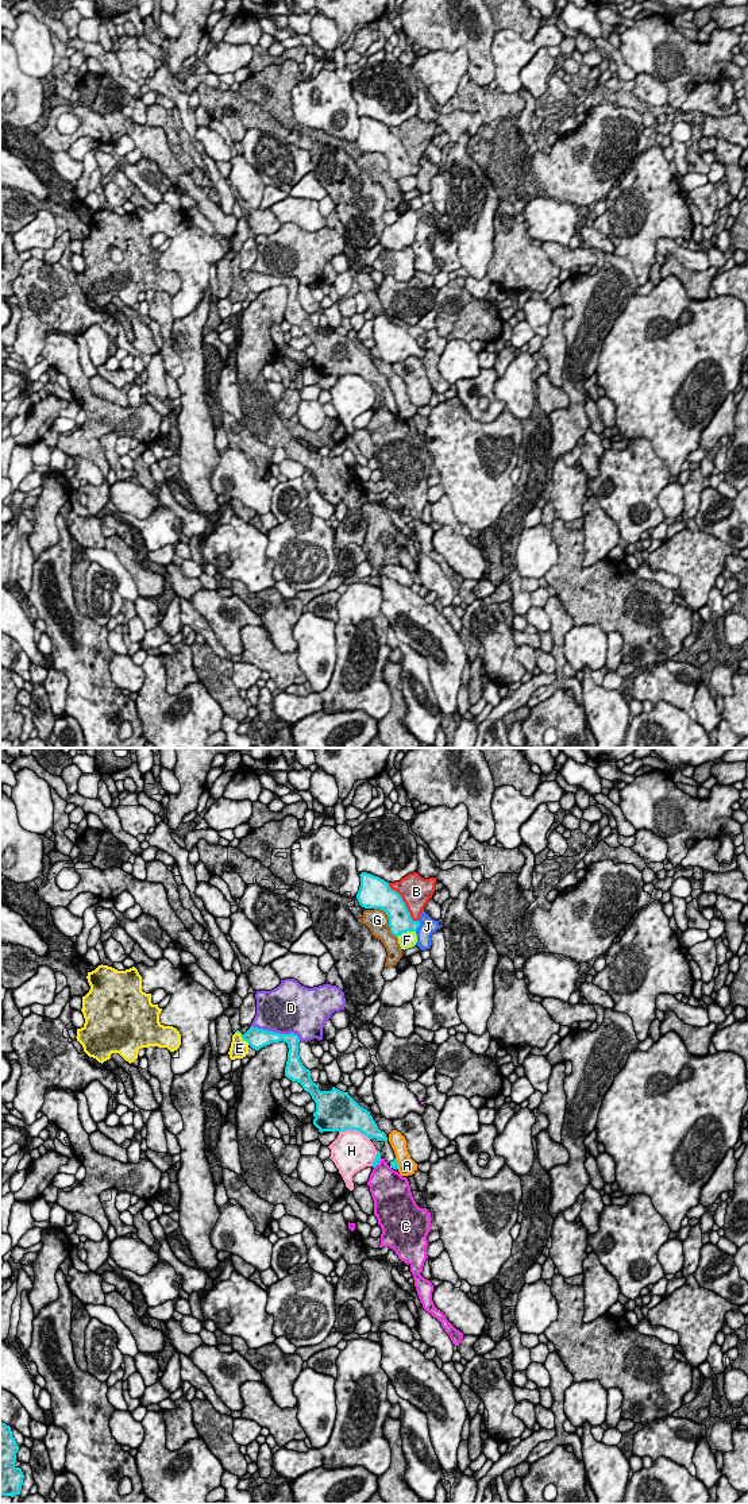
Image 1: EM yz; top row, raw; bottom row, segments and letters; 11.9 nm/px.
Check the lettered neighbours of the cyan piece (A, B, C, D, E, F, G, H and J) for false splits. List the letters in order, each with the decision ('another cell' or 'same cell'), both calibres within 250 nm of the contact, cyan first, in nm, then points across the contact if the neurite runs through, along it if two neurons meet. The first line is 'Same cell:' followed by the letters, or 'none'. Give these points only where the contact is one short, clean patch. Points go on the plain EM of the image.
Same cell: none
A: another cell | 100/200 nm
B: another cell | 280/360 nm
C: another cell | 70/380 nm
D: another cell | 240/480 nm
E: another cell | 240/220 nm
F: another cell | 280/190 nm
G: another cell | 280/280 nm
H: another cell | 440/460 nm
J: another cell | 280/190 nm

